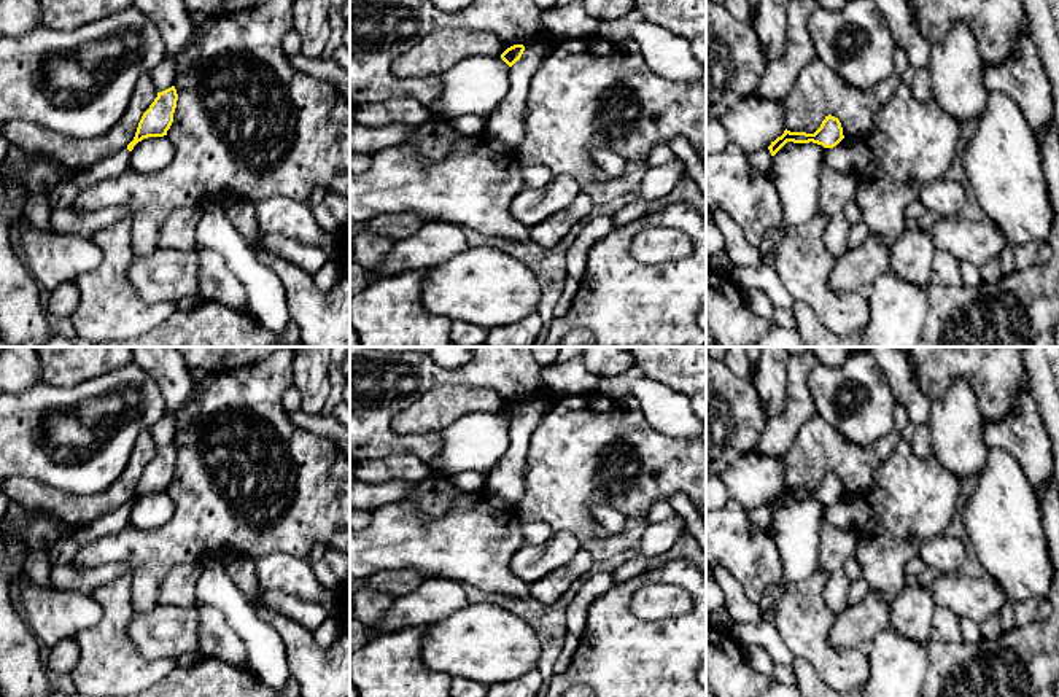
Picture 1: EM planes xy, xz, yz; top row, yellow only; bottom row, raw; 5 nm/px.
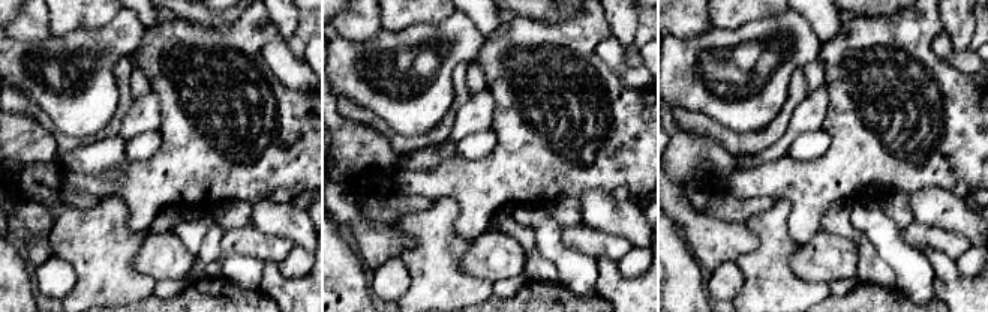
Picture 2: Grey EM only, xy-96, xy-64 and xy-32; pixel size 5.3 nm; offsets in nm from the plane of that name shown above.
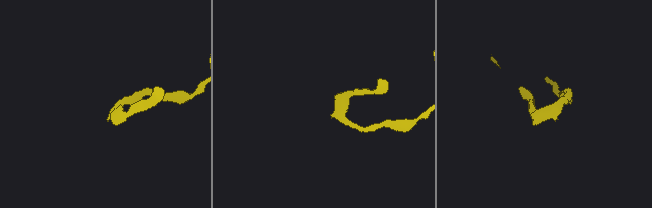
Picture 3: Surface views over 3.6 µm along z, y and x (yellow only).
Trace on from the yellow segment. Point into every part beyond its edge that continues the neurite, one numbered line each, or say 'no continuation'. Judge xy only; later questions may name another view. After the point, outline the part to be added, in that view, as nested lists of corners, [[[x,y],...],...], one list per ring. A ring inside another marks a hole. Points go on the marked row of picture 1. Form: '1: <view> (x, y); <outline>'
no continuation

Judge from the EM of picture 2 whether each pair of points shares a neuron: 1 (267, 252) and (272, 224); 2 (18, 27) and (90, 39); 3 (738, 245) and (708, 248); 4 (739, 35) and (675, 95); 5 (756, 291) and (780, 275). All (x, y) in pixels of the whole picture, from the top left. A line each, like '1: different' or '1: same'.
1: different
2: different
3: same
4: same
5: same

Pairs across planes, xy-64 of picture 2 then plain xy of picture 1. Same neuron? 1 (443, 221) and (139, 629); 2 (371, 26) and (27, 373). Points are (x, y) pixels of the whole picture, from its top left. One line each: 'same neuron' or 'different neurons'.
1: different neurons
2: same neuron

